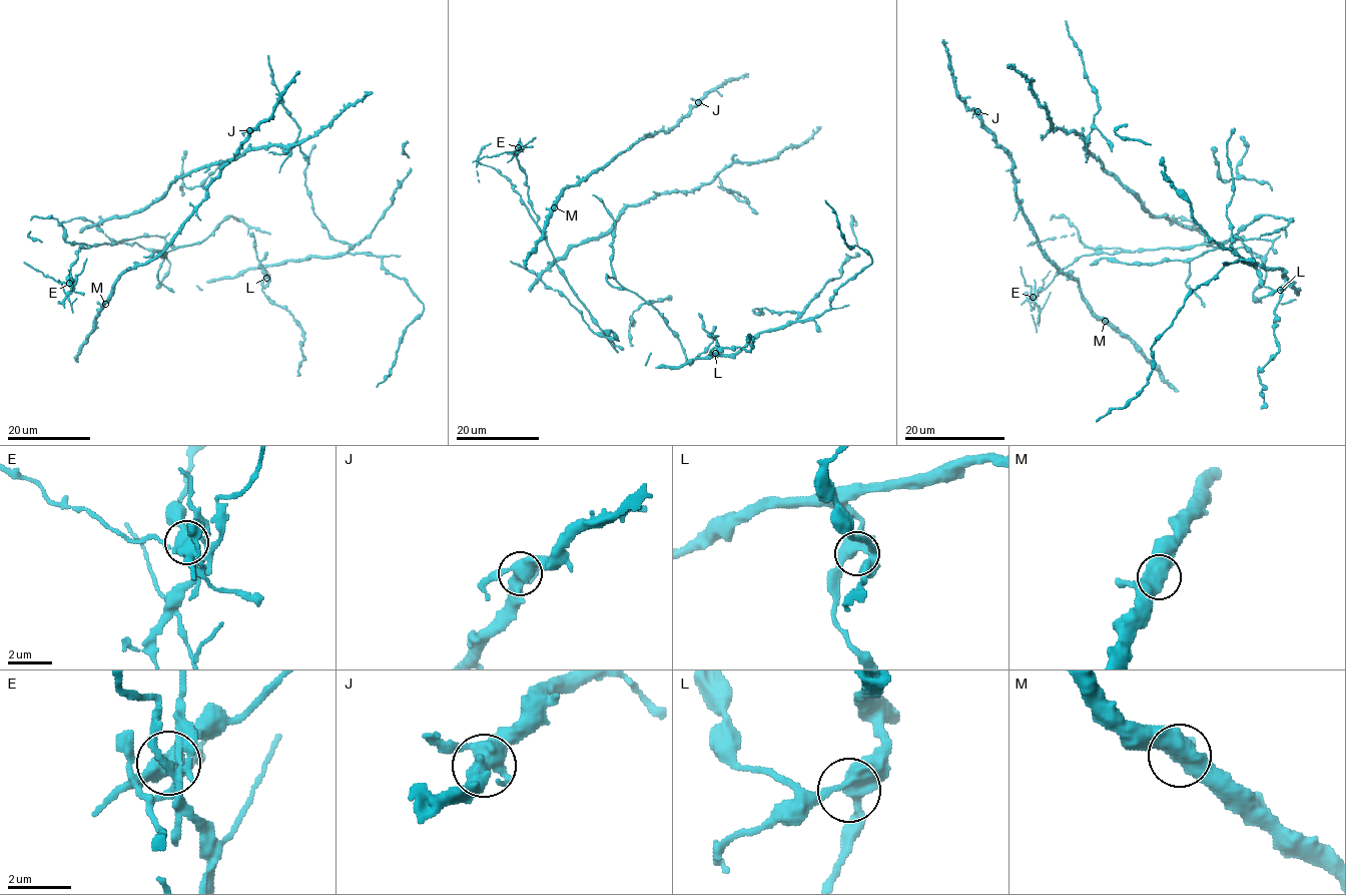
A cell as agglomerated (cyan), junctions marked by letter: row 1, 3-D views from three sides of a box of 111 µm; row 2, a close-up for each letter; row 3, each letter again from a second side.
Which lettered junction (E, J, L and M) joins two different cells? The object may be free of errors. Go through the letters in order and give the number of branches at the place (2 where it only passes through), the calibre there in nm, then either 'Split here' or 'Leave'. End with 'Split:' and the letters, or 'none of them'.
E: Branches: 4. Thickness 480 nm. Split here
J: Branches: 4. Thickness 480 nm. Leave
L: Branches: 3. Thickness 480 nm. Leave
M: Branches: 3. Thickness 500 nm. Leave
Split: E

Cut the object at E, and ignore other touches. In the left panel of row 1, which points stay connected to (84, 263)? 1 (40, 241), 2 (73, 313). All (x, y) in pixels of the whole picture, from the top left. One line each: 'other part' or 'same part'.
1: other part
2: same part

